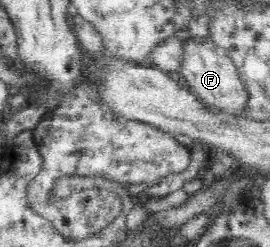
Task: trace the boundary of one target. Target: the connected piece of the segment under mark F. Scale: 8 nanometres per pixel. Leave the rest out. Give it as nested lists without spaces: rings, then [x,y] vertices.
[[[191,36],[184,41],[183,49],[184,62],[182,62],[179,78],[184,81],[198,101],[210,109],[241,114],[247,103],[249,92],[225,50],[216,45],[211,38],[198,40]]]

